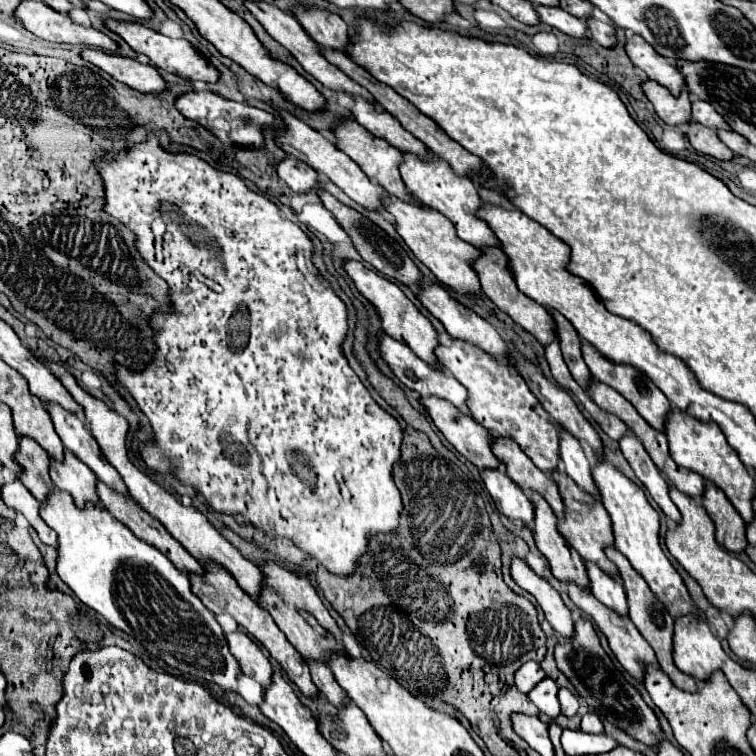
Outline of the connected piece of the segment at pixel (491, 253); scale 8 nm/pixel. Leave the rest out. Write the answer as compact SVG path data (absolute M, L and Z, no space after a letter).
M482 248L482 256L474 262L474 270L478 272L482 292L502 310L506 312L516 324L520 324L524 330L528 330L542 346L548 346L548 342L556 340L556 330L552 330L552 316L550 312L540 306L538 302L532 302L526 294L520 294L516 280L512 278L512 272L508 270L508 256L500 248Z

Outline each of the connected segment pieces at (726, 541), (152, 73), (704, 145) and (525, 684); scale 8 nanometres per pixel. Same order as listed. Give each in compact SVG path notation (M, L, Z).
M706 482L704 508L716 524L716 540L734 554L744 552L748 546L746 522L740 518L726 494L712 482Z
M82 50L82 58L92 62L94 66L108 72L118 82L146 94L162 94L168 90L168 82L160 76L160 72L150 64L140 64L138 60L126 60L118 54L110 54L104 50Z
M694 120L688 122L686 138L692 144L692 148L698 150L700 154L710 154L710 156L720 158L720 160L730 160L734 156L734 152L716 136L716 130L702 126Z
M526 662L516 670L514 678L516 678L516 688L520 688L520 692L530 692L542 678L546 678L546 674L538 662Z

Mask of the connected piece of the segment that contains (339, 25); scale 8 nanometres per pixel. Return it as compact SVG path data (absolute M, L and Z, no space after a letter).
M294 8L294 14L298 22L304 26L304 30L324 48L340 50L350 46L348 38L348 26L338 14L330 14L326 10L304 10L304 8Z

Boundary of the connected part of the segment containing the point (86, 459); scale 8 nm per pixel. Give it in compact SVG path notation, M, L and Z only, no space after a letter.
M56 404L46 406L46 410L52 416L56 434L60 436L64 448L68 448L90 470L94 470L102 482L108 482L108 486L112 486L112 490L116 490L118 494L128 494L124 480L118 476L118 470L104 458L98 442L92 438L90 430L84 426L84 422L80 418L68 414L66 410L62 410Z

